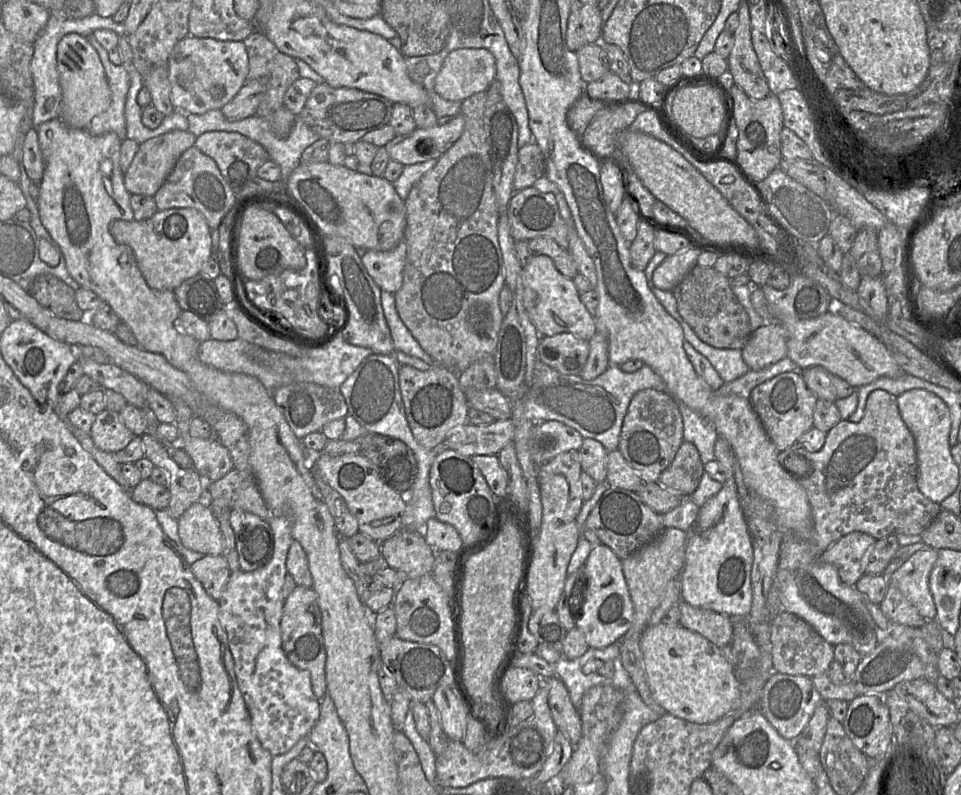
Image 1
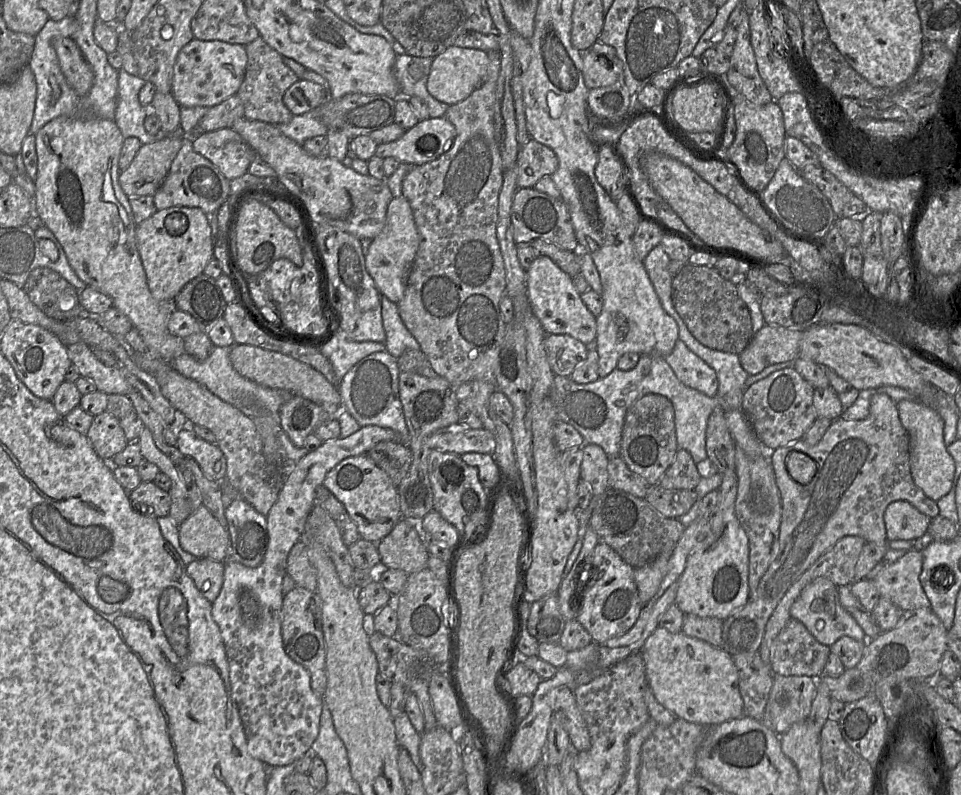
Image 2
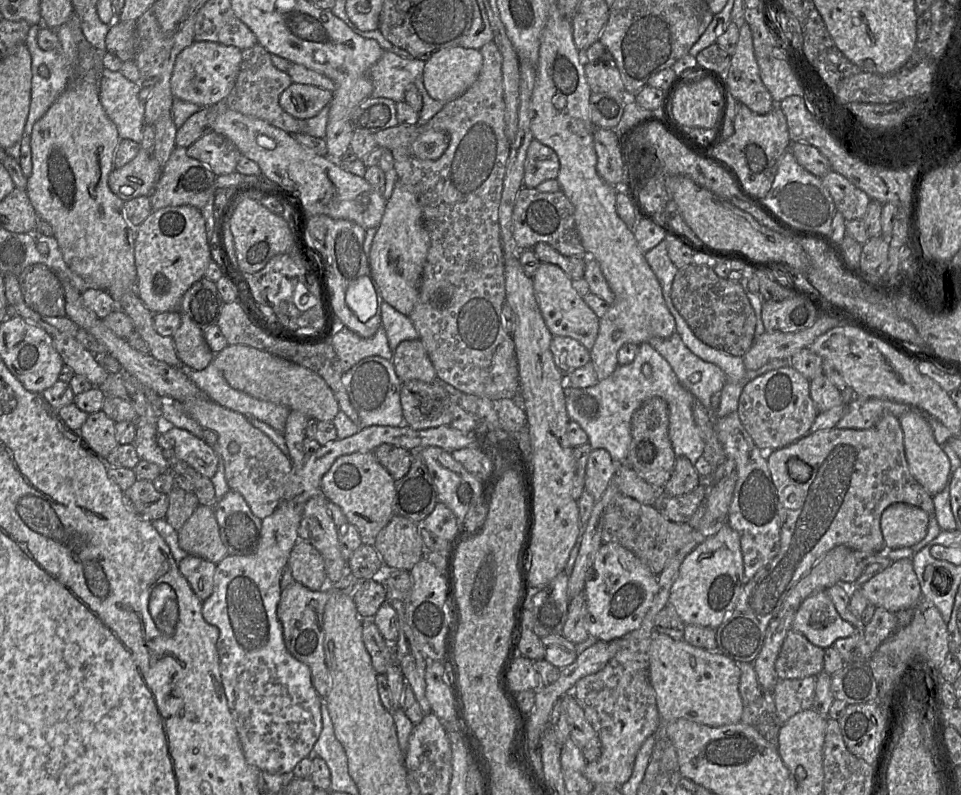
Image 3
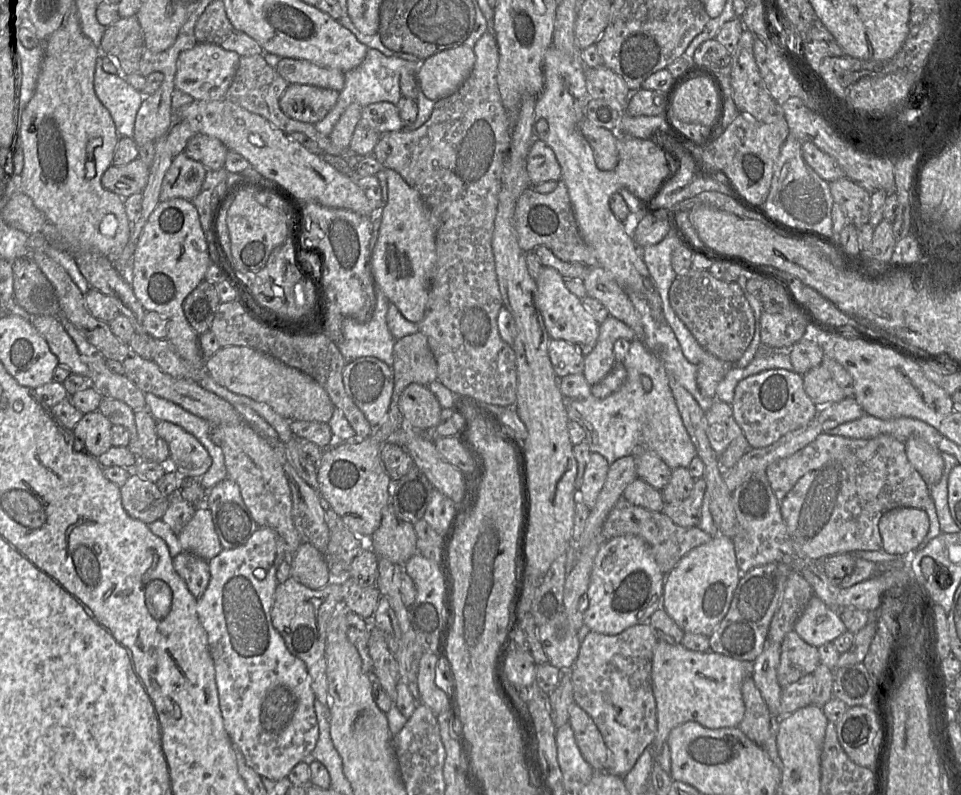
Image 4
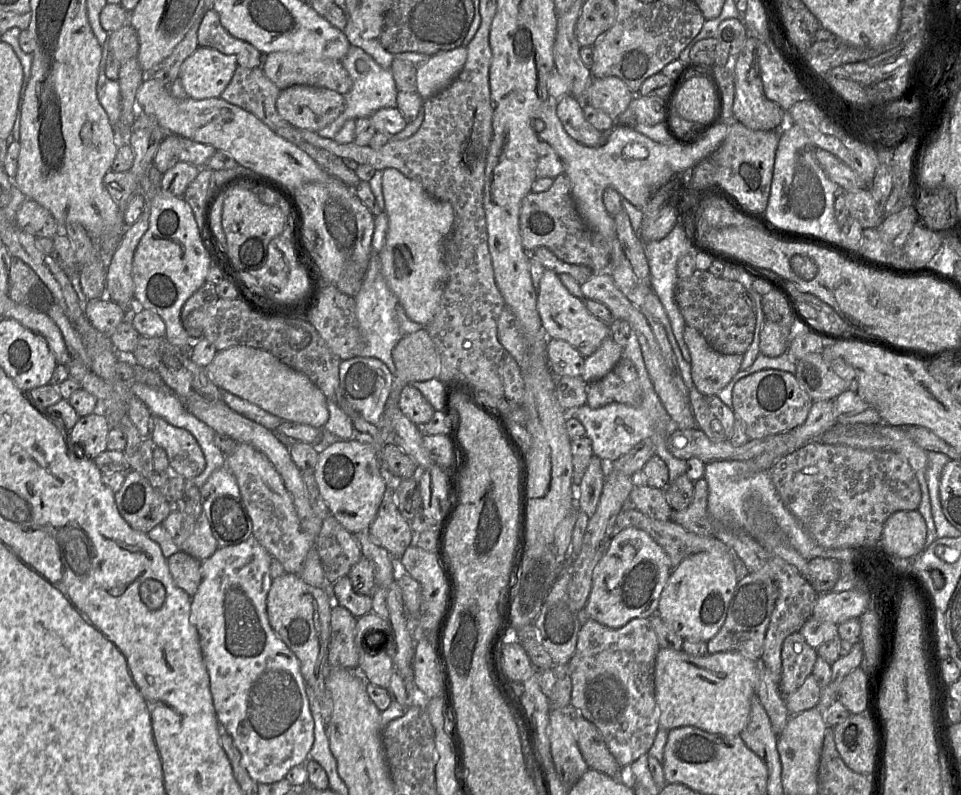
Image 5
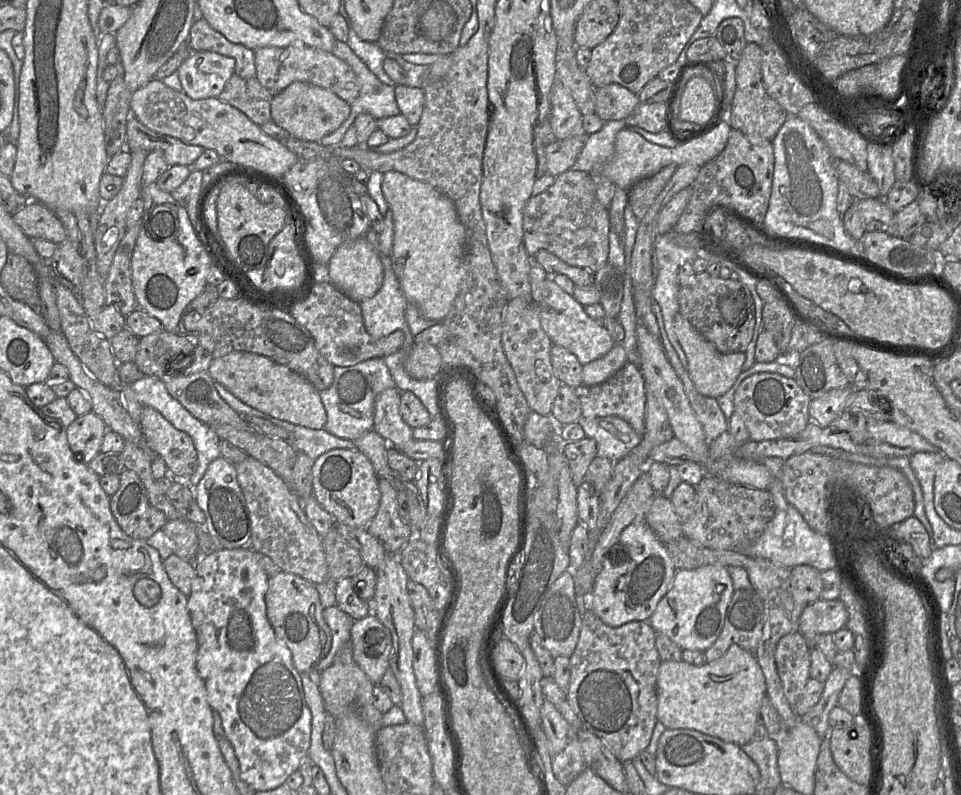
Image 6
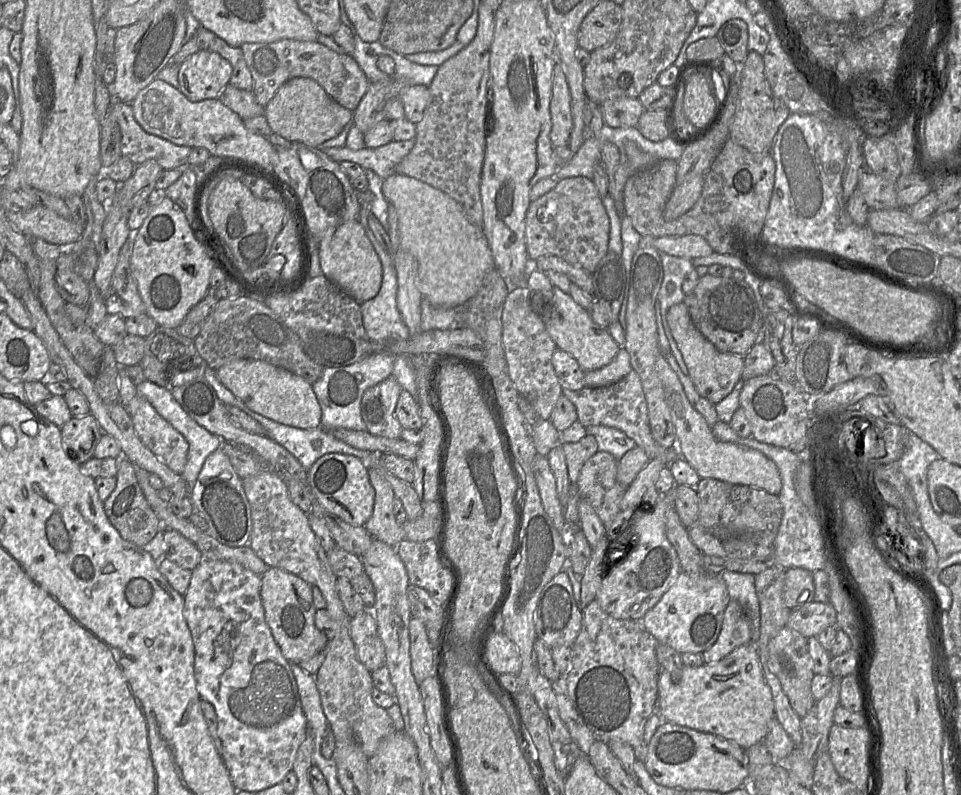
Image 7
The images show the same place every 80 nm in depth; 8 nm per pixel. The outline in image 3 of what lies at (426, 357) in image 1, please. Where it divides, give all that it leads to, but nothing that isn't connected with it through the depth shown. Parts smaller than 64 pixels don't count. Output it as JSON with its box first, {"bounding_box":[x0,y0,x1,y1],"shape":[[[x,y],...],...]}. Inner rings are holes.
{"bounding_box":[381,301,419,352],"shape":[[[386,301],[381,304],[382,326],[386,332],[388,344],[394,352],[402,341],[415,340],[419,334],[408,316],[397,311]]]}

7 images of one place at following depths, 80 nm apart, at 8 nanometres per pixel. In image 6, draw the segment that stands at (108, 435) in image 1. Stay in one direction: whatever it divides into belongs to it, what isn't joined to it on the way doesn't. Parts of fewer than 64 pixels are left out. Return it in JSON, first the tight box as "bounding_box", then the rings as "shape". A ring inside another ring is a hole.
{"bounding_box":[66,411,107,464],"shape":[[[93,411],[76,417],[66,427],[69,447],[77,462],[88,464],[100,451],[107,426]]]}

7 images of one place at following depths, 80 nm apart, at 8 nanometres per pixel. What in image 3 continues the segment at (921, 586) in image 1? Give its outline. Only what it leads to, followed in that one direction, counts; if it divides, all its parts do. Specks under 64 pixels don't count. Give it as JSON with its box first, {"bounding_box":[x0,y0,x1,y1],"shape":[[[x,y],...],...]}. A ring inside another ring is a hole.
{"bounding_box":[859,558,926,613],"shape":[[[910,558],[893,562],[859,588],[872,605],[893,613],[926,603]]]}

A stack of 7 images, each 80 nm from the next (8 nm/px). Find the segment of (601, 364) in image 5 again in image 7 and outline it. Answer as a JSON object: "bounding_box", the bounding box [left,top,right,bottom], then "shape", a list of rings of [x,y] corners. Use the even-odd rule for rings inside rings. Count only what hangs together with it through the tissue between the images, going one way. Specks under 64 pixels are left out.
{"bounding_box":[585,347,631,388],"shape":[[[620,347],[619,352],[608,365],[585,371],[585,385],[591,388],[604,387],[620,381],[631,370],[629,353],[624,347]]]}

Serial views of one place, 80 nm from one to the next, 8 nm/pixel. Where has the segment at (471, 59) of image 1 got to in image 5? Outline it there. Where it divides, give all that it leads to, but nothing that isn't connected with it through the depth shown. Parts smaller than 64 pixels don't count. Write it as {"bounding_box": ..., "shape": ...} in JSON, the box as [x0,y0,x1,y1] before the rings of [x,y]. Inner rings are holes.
{"bounding_box":[417,46,467,99],"shape":[[[464,46],[430,56],[417,67],[417,91],[428,99],[446,88],[461,72],[467,59]]]}

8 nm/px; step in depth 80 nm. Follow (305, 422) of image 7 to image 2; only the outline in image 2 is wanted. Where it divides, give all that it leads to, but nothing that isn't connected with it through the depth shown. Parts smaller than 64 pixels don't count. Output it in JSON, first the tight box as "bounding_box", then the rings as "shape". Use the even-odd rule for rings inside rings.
{"bounding_box":[230,343,342,413],"shape":[[[234,343],[231,346],[230,360],[235,370],[242,376],[259,385],[274,389],[290,391],[318,405],[329,413],[337,413],[342,405],[338,388],[311,366],[279,352],[266,350],[257,346]]]}

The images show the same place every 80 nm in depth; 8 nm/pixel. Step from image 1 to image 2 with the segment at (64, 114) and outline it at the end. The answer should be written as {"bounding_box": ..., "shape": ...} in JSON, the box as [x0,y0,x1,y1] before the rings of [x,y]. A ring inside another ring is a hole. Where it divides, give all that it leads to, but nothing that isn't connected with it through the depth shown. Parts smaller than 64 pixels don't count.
{"bounding_box":[52,37,94,97],"shape":[[[57,37],[52,40],[52,45],[70,87],[79,97],[87,96],[94,76],[75,40],[71,37]]]}

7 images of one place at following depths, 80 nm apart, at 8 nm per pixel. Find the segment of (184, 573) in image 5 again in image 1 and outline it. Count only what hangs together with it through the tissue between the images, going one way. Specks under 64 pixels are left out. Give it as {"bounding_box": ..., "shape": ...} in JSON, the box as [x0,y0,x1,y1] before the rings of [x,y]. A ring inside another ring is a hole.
{"bounding_box":[190,555,231,602],"shape":[[[205,555],[190,565],[190,569],[207,594],[218,602],[231,574],[224,557]]]}

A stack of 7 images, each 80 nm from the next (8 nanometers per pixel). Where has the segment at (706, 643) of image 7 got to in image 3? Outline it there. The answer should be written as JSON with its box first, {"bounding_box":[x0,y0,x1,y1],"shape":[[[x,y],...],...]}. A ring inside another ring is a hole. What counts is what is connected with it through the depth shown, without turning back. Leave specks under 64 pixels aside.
{"bounding_box":[668,523,747,629],"shape":[[[726,523],[716,534],[698,544],[684,558],[679,567],[678,575],[671,586],[668,604],[675,609],[685,625],[694,624],[716,629],[735,607],[745,581],[747,580],[743,574],[739,534]]]}

